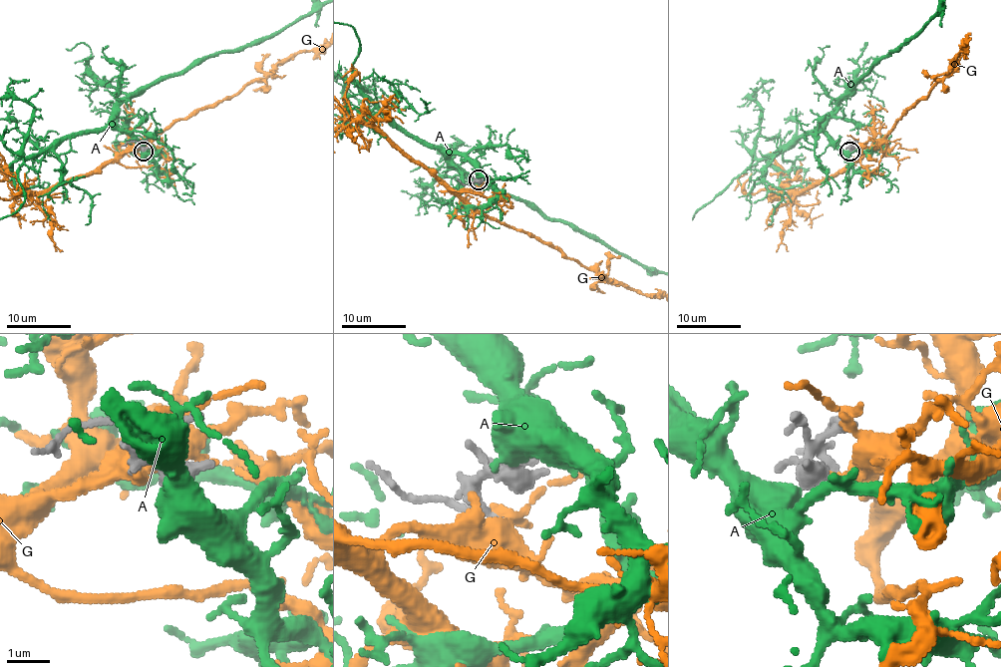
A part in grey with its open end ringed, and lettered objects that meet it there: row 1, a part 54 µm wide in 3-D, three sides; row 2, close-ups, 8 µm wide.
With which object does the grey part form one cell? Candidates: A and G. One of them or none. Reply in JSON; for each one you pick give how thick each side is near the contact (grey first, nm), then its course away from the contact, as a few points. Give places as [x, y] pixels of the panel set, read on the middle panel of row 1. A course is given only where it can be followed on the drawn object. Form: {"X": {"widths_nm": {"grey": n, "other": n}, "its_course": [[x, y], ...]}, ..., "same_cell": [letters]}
{"A": {"widths_nm": {"grey": 280, "other": 600}}, "same_cell": ["A"]}

